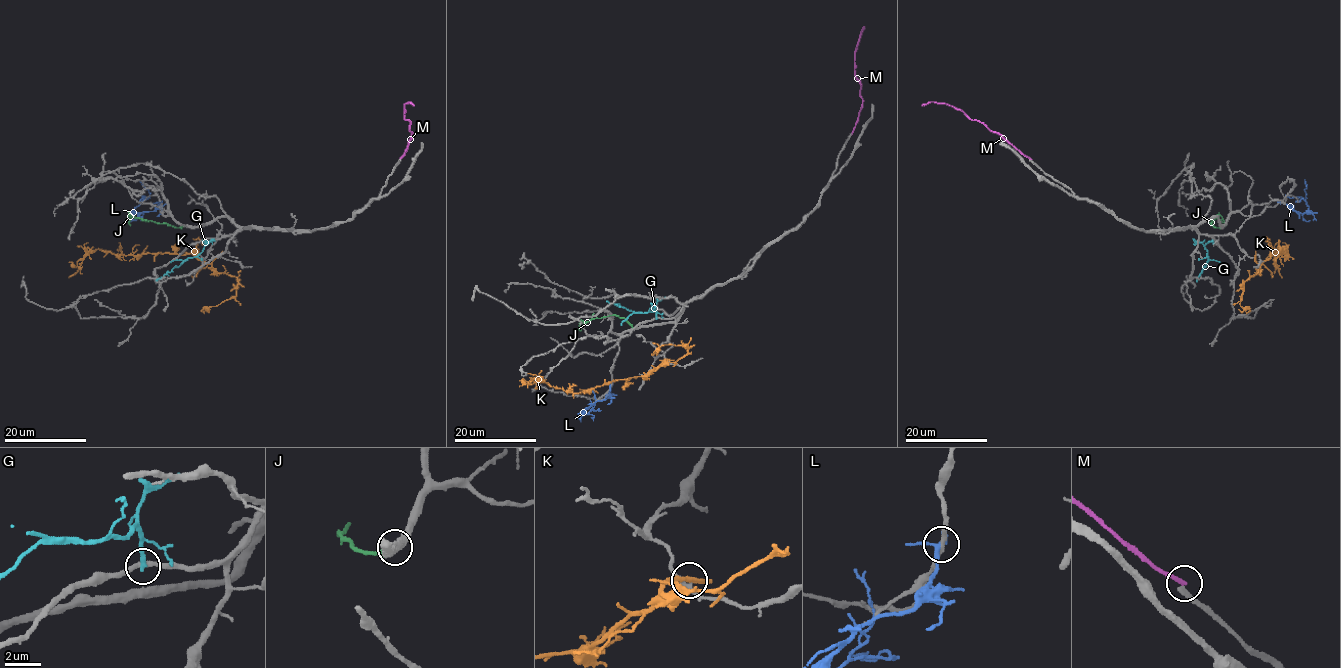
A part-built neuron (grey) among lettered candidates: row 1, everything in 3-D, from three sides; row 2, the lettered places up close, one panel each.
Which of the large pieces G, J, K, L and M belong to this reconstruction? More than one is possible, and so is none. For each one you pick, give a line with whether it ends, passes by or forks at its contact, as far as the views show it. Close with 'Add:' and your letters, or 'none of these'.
J: it passes by
Add: J

